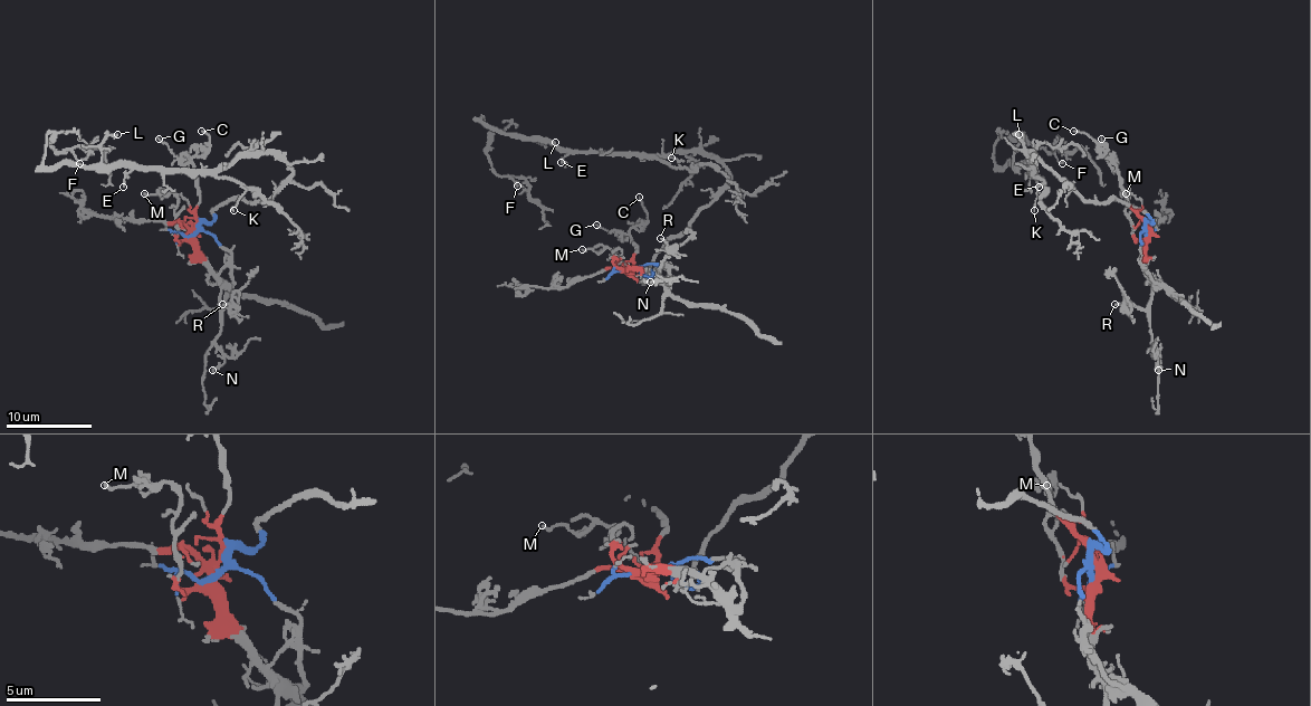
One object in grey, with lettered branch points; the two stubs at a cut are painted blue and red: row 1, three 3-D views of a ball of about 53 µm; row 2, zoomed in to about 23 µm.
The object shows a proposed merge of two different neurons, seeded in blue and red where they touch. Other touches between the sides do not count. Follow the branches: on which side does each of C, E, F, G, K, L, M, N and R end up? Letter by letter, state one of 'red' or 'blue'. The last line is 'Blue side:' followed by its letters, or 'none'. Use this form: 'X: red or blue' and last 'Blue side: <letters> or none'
C: red
E: blue
F: blue
G: red
K: blue
L: blue
M: red
N: red
R: red
Blue side: E, F, K, L

